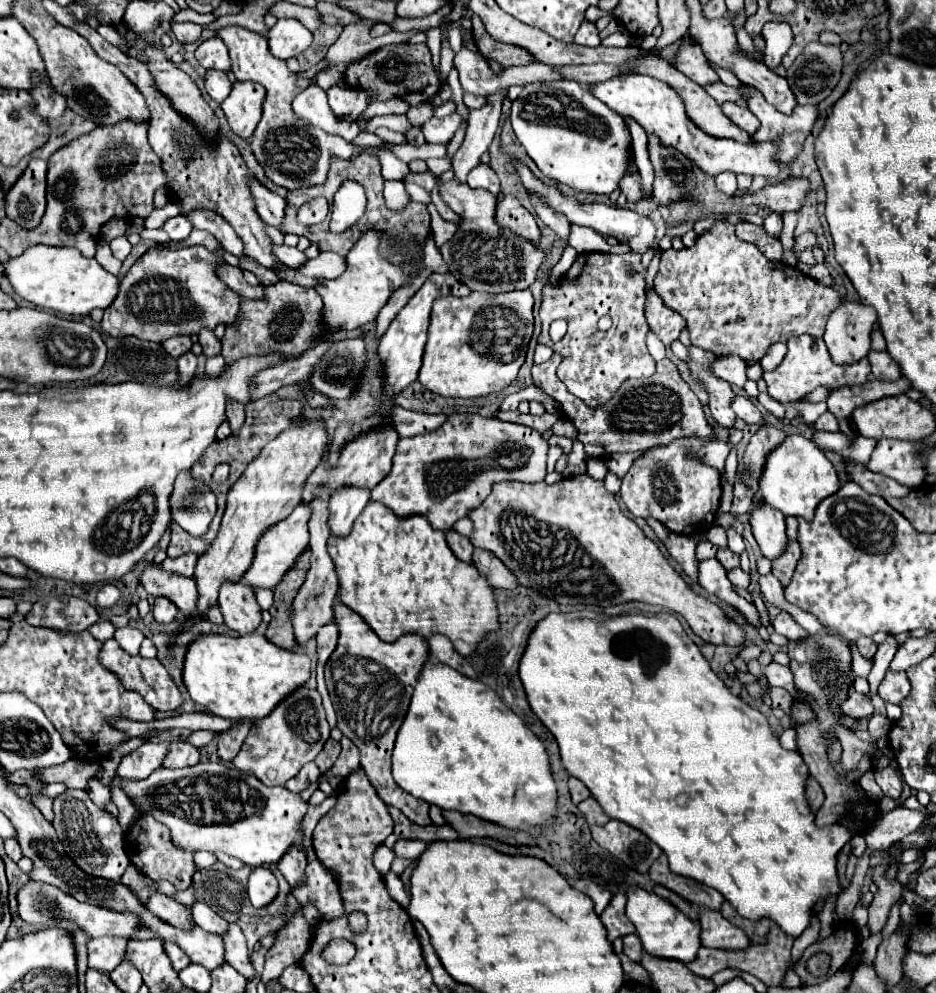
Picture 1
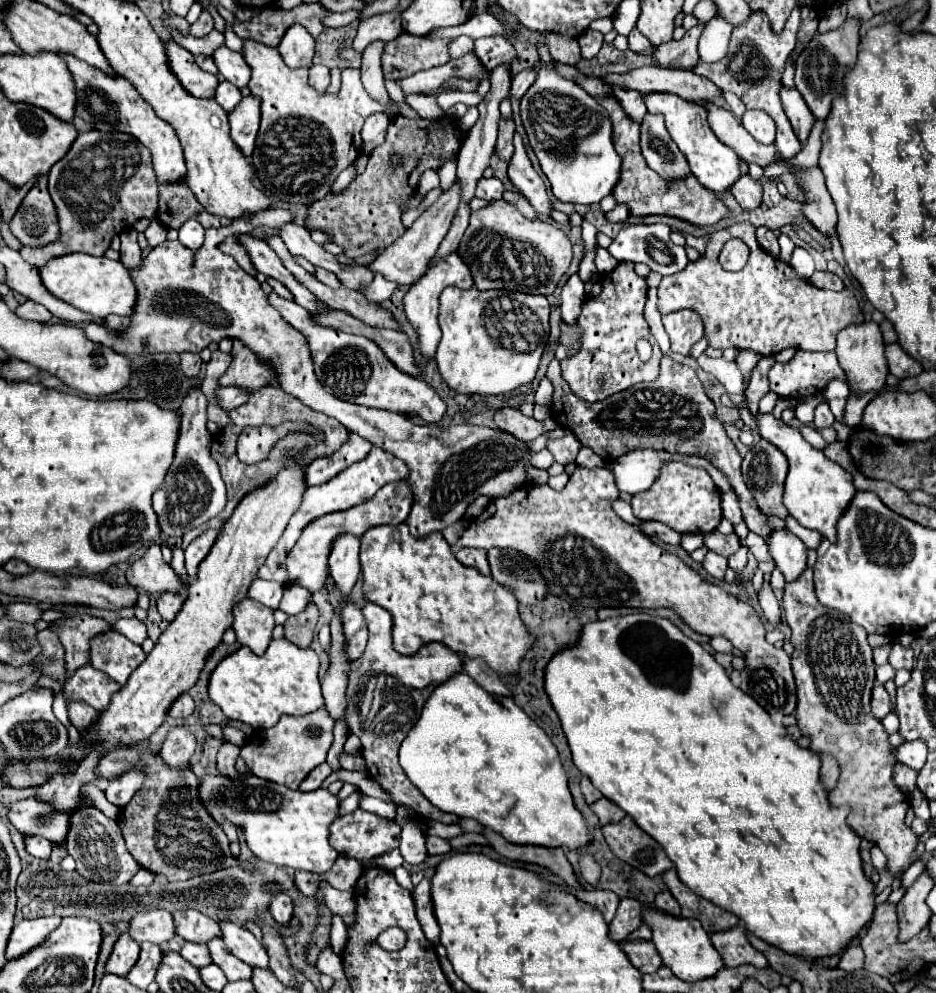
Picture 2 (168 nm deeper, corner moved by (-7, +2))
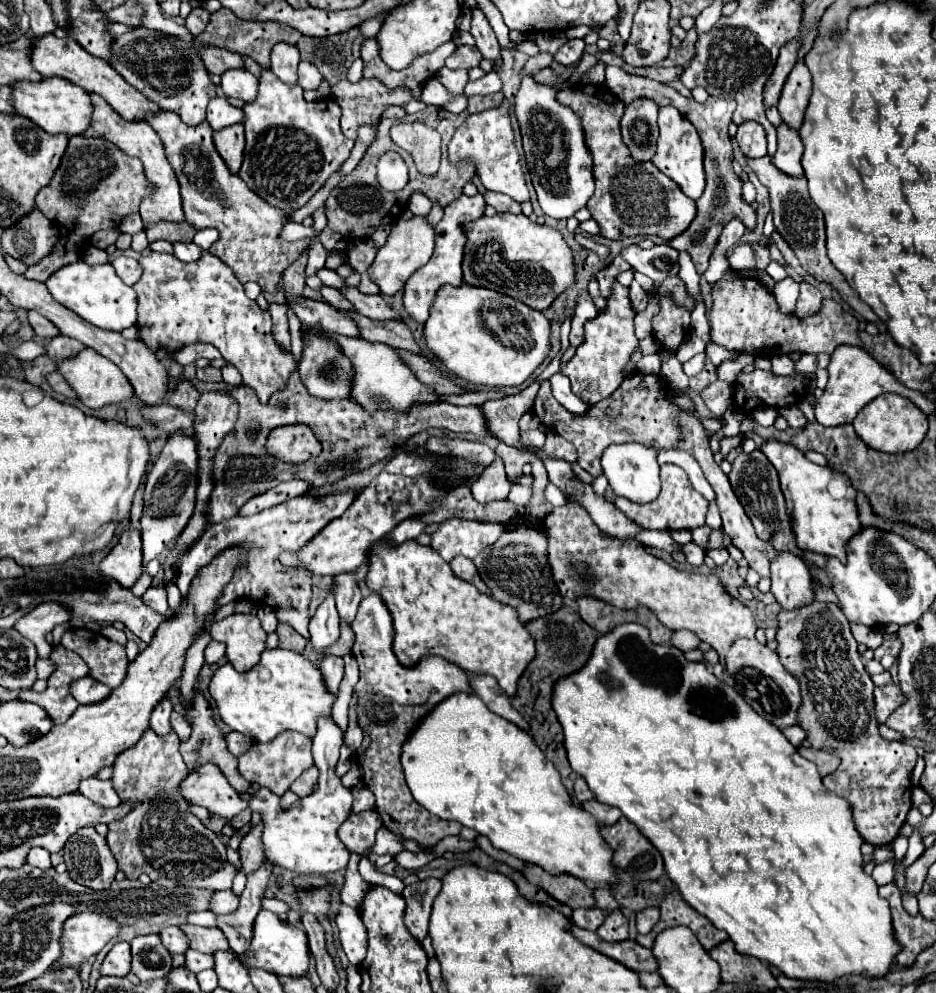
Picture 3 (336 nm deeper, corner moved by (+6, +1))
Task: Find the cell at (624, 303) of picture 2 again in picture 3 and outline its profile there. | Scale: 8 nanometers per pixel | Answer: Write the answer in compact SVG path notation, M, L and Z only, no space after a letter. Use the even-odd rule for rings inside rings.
M614 282L612 296L606 300L606 310L584 324L584 342L576 348L576 354L560 366L560 372L570 378L572 392L586 404L596 404L602 398L608 398L624 380L626 364L640 342L634 334L634 316L628 288Z

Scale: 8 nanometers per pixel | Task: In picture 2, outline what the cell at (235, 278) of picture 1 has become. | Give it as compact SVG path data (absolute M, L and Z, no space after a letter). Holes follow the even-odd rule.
M275 291L269 295L269 303L283 315L283 319L291 327L305 335L311 347L315 375L321 385L337 399L397 413L415 411L427 423L439 423L441 415L445 415L445 401L439 397L439 393L429 383L401 373L391 361L387 361L385 353L373 341L361 335L347 335L315 323L303 307L299 307L295 301L281 299Z

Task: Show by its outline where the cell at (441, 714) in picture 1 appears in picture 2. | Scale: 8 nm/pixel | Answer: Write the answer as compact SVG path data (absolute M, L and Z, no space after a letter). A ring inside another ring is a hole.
M459 673L459 675L453 675L449 681L445 681L445 685L439 685L431 697L427 699L423 711L421 711L421 717L419 721L415 723L415 727L409 731L409 735L405 737L403 745L401 745L401 751L399 751L399 763L405 771L405 775L409 777L409 781L441 811L445 813L453 813L457 817L471 817L471 819L477 819L481 825L497 831L499 835L503 835L509 843L515 843L515 845L541 845L541 847L567 847L571 851L579 851L579 849L585 849L589 845L589 841L593 841L593 835L589 831L589 827L585 825L585 817L575 809L575 803L573 803L573 797L571 797L571 791L569 791L569 785L567 785L567 773L563 771L563 765L559 761L559 755L557 755L557 749L555 745L551 743L551 739L547 737L547 733L537 727L531 717L527 717L515 703L511 697L497 697L497 695L491 695L487 693L485 689L481 689L467 673Z

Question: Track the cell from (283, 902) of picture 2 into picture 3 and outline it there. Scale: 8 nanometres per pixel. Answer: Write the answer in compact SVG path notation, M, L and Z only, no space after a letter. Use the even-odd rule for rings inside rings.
M260 910L254 922L254 936L248 954L238 958L254 968L264 968L280 976L304 976L308 970L308 938L306 934L290 922L280 922L280 918L270 910Z

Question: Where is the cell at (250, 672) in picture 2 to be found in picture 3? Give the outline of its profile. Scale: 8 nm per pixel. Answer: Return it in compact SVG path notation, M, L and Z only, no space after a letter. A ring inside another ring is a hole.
M266 648L260 662L248 672L236 672L226 662L214 672L208 692L218 706L220 718L232 730L258 742L270 742L282 730L296 730L312 738L316 734L316 718L328 714L334 704L334 696L324 688L320 670L302 654L282 648Z

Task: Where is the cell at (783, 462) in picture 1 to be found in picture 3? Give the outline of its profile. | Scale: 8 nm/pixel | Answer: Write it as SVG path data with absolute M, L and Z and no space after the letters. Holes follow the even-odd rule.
M764 440L760 450L766 454L766 458L772 462L772 466L778 470L780 476L780 486L786 498L786 510L792 518L792 528L796 534L796 544L800 550L812 550L816 554L824 556L836 556L842 562L846 560L846 550L844 544L860 532L860 520L856 512L856 490L848 482L848 478L830 466L818 466L806 460L806 456L792 444L780 442L780 440ZM842 478L846 484L844 496L836 498L830 492L830 486L834 480Z

